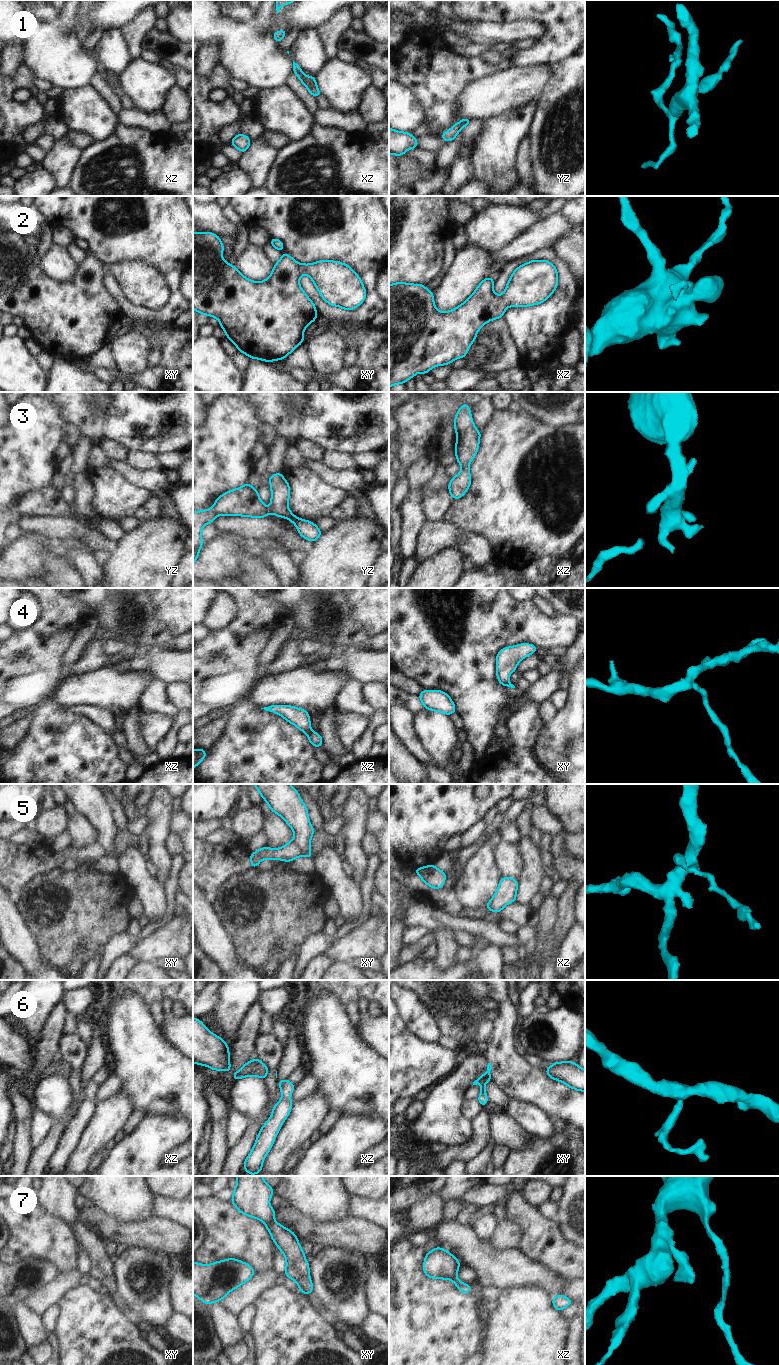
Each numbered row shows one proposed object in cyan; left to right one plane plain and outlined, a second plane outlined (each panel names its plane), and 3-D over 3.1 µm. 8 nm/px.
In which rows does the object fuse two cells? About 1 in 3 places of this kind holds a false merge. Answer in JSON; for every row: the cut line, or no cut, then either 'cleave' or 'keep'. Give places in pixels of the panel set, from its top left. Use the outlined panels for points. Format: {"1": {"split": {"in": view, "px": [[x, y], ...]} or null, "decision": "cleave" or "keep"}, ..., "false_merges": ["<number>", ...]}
{"1": {"split": null, "decision": "keep"}, "2": {"split": null, "decision": "keep"}, "3": {"split": null, "decision": "keep"}, "4": {"split": null, "decision": "keep"}, "5": {"split": {"in": "xy", "px": [[292, 841], [301, 851], [301, 855]]}, "decision": "cleave"}, "6": {"split": null, "decision": "keep"}, "7": {"split": null, "decision": "keep"}, "false_merges": ["5"]}

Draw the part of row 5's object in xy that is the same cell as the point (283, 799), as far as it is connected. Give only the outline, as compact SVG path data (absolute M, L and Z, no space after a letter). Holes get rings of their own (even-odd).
M254 784L273 813L281 816L294 831L292 842L302 851L301 856L313 858L310 841L315 832L308 819L308 810L299 792L290 784Z

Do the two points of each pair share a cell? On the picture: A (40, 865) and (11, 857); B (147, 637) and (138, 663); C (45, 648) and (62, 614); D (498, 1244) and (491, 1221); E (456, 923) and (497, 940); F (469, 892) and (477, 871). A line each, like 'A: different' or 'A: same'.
A: same
B: different
C: same
D: different
E: same
F: same

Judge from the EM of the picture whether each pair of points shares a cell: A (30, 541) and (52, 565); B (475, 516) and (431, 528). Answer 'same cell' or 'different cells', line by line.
A: different cells
B: different cells

